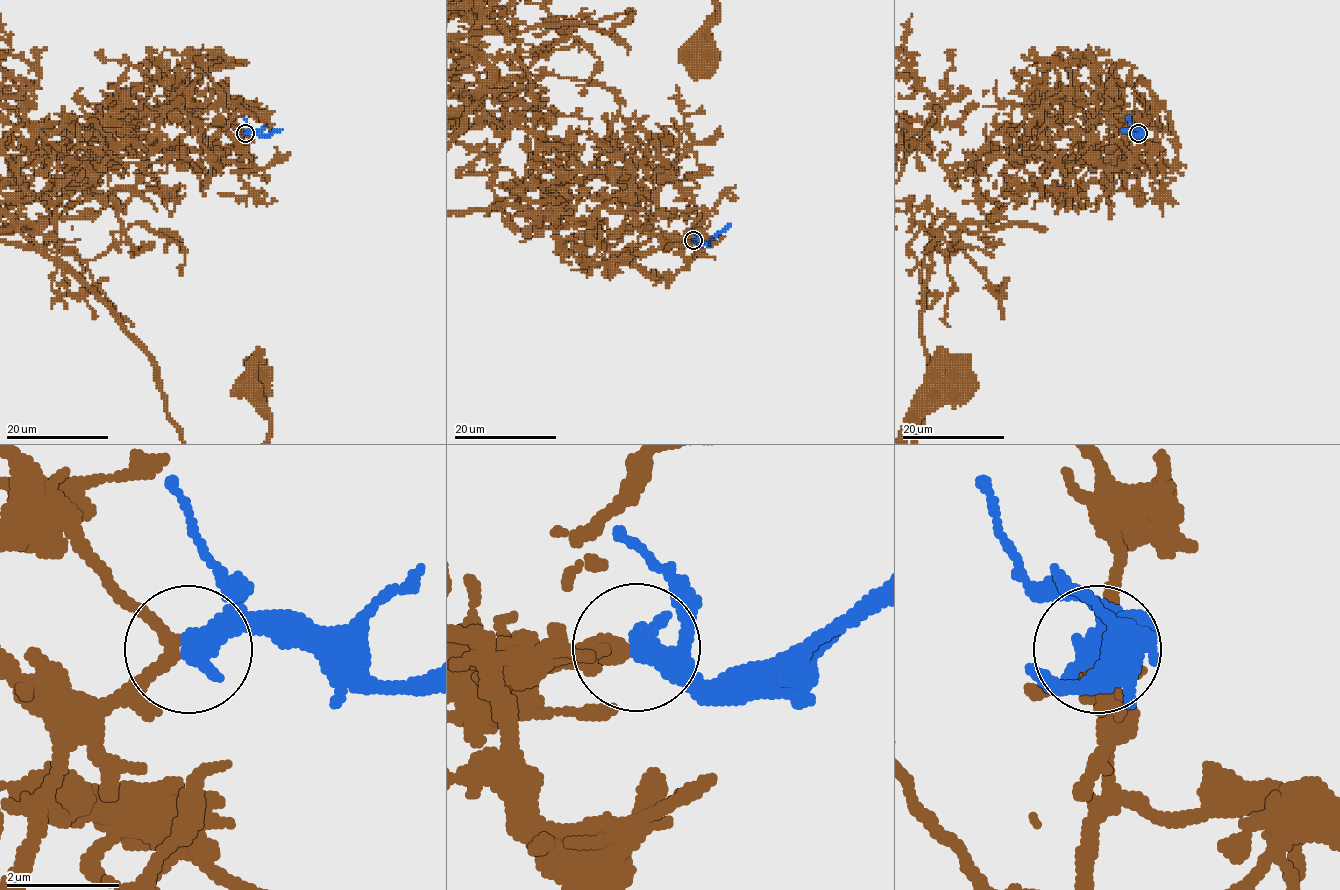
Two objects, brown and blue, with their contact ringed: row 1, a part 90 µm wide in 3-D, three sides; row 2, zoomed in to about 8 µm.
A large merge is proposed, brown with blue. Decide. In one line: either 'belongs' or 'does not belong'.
belongs

